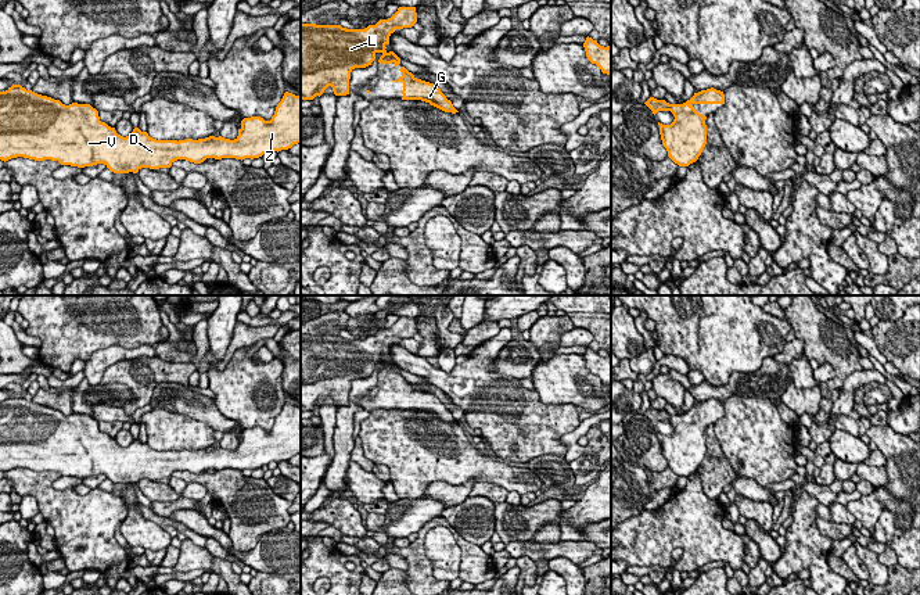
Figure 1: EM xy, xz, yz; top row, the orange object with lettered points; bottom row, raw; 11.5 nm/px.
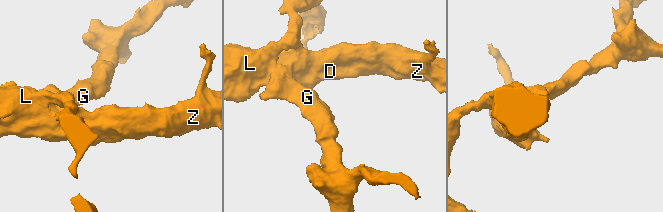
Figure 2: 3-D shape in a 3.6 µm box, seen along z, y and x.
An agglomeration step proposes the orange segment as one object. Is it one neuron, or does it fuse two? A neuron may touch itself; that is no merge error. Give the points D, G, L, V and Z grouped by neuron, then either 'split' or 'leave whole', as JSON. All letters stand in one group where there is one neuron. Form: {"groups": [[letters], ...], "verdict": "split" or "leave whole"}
{"groups": [["D", "G", "L", "V", "Z"]], "verdict": "leave whole"}

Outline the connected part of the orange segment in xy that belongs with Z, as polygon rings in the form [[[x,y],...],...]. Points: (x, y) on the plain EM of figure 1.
[[[12,395],[0,402],[0,470],[24,467],[35,472],[58,472],[78,478],[104,474],[114,484],[137,484],[141,478],[170,478],[177,470],[201,474],[206,469],[259,469],[270,462],[288,460],[301,454],[301,406],[285,402],[270,431],[260,427],[244,429],[234,451],[222,447],[186,451],[157,451],[134,438],[123,448],[115,438],[100,431],[90,415],[62,415],[47,406]]]

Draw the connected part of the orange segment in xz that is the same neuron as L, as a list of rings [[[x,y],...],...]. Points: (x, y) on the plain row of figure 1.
[[[399,318],[388,330],[380,330],[364,340],[346,340],[341,336],[301,334],[301,411],[313,411],[331,397],[335,406],[349,405],[351,383],[355,379],[366,379],[381,363],[380,374],[400,374],[393,362],[387,362],[389,347],[396,340],[412,338],[417,333],[416,318]]]

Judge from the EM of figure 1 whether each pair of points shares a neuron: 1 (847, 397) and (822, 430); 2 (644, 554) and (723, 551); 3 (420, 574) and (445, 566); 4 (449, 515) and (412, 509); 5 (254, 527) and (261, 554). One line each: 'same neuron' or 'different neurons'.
1: different neurons
2: same neuron
3: different neurons
4: different neurons
5: different neurons

